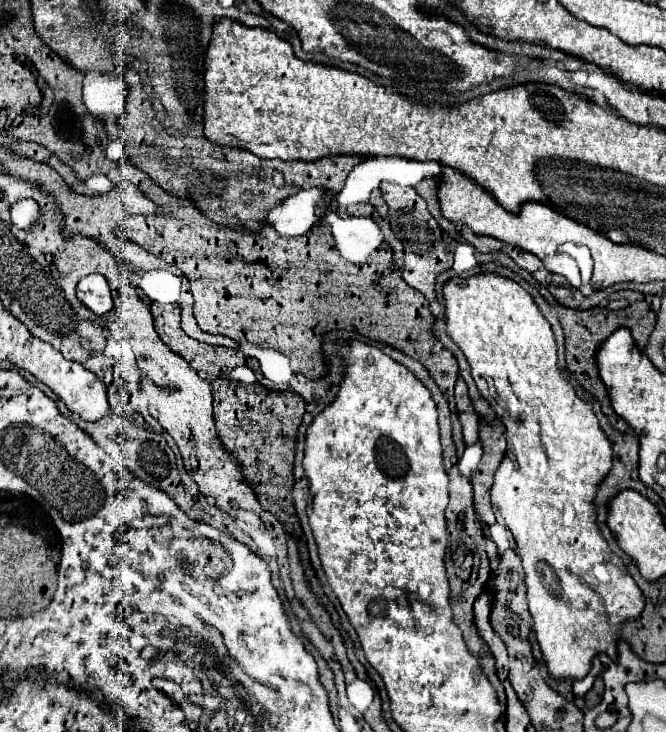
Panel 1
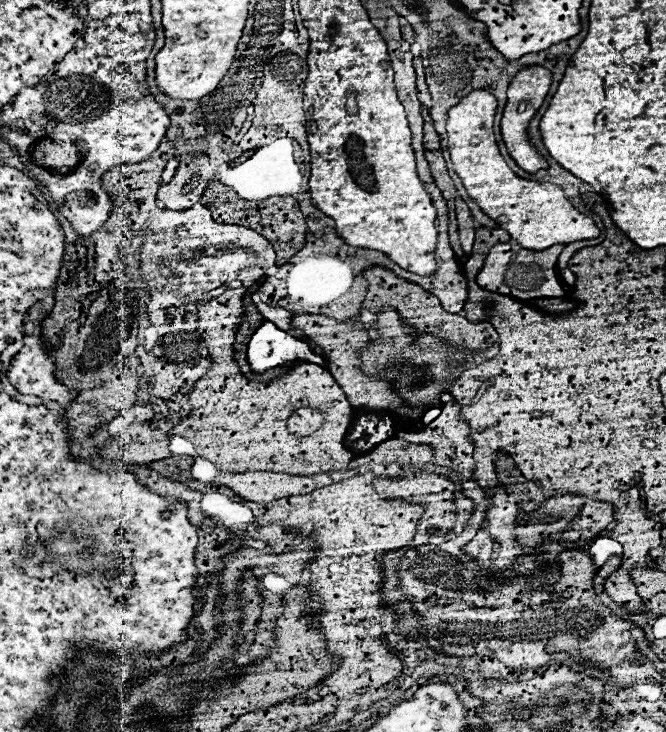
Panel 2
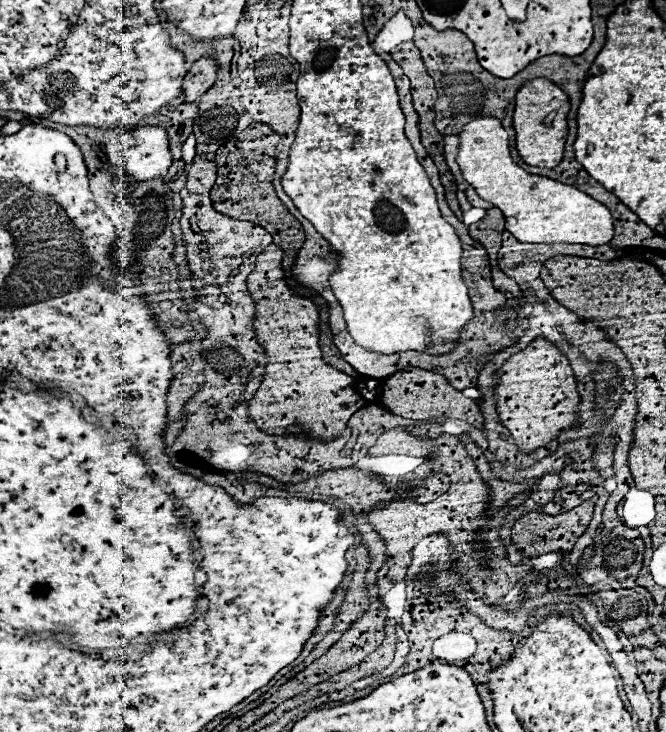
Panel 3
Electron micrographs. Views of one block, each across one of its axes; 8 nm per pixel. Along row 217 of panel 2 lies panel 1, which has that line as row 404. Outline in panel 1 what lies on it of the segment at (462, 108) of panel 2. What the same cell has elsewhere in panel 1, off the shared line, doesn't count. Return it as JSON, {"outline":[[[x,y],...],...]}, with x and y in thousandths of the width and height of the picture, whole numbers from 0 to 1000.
{"outline":[[[727,372],[700,383],[676,380],[664,391],[664,402],[670,415],[670,456],[697,481],[718,536],[733,546],[745,571],[763,587],[757,631],[742,650],[739,691],[757,708],[775,738],[775,757],[790,781],[790,817],[811,888],[829,923],[871,929],[883,921],[895,893],[910,891],[925,899],[931,850],[958,844],[967,831],[961,803],[892,716],[889,683],[895,661],[919,637],[916,604],[889,555],[871,546],[853,519],[844,516],[835,497],[835,467],[826,443],[781,388],[751,374]]]}

